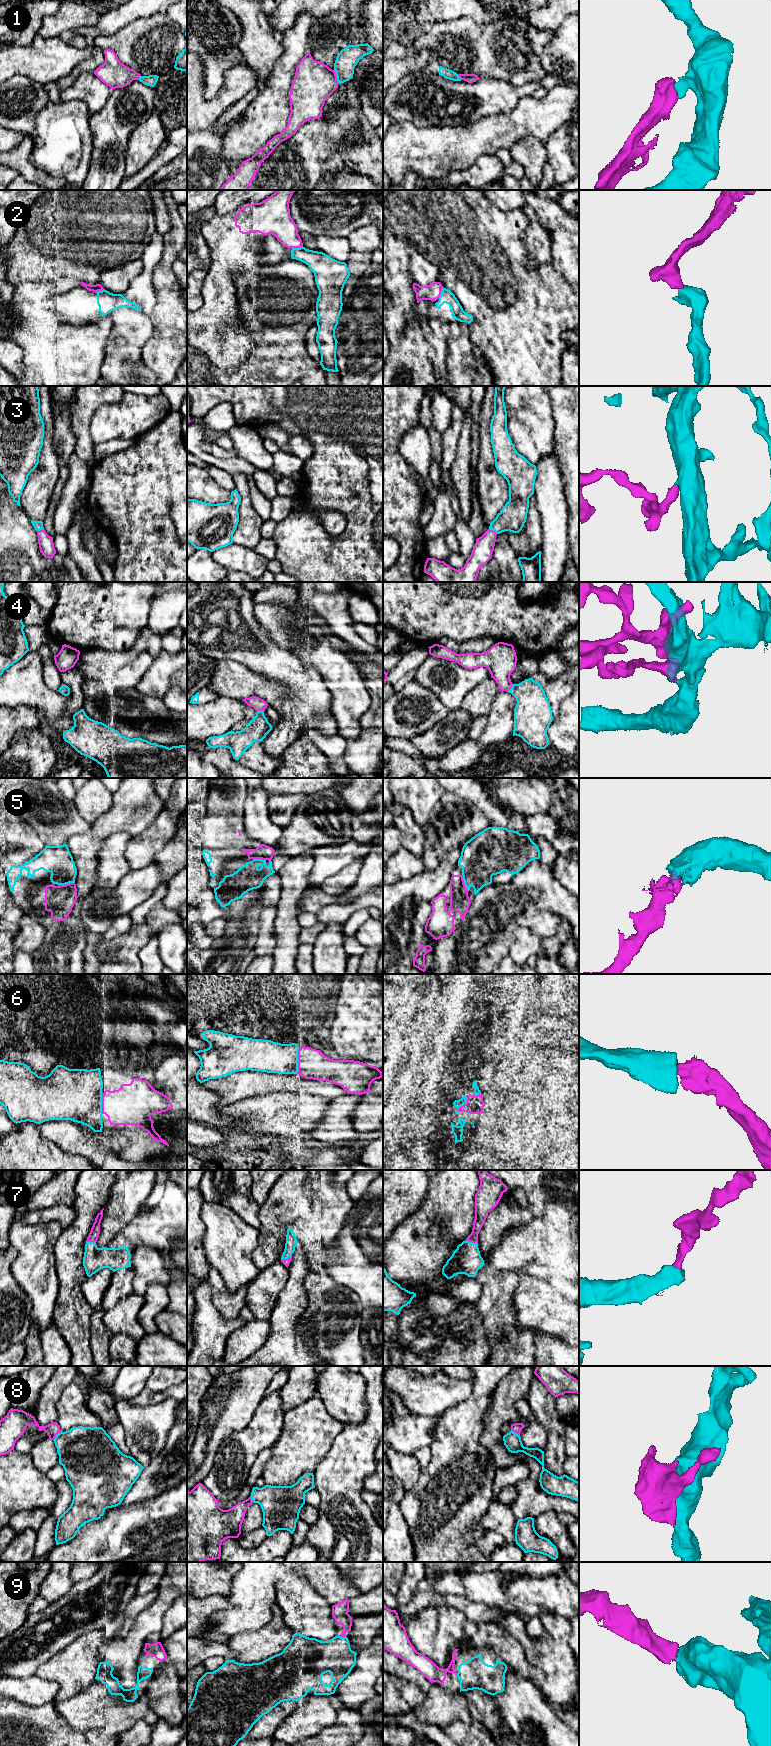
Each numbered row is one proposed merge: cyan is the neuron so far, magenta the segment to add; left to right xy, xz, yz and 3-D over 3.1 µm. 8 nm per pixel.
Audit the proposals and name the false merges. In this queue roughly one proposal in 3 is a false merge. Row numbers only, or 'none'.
2

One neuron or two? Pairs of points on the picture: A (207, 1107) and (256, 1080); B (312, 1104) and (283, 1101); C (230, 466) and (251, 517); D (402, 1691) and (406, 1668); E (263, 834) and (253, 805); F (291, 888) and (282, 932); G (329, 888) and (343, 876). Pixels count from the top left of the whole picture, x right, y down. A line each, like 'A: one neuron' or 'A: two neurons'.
A: two neurons
B: one neuron
C: two neurons
D: two neurons
E: one neuron
F: one neuron
G: one neuron

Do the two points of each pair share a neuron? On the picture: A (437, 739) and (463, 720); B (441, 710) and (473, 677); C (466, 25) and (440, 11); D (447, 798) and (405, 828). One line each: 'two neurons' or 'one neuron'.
A: one neuron
B: two neurons
C: two neurons
D: two neurons

